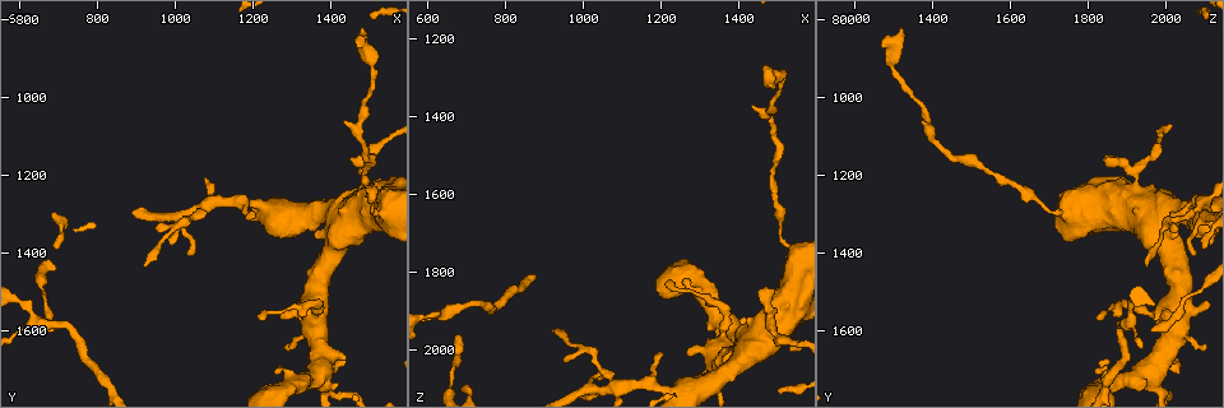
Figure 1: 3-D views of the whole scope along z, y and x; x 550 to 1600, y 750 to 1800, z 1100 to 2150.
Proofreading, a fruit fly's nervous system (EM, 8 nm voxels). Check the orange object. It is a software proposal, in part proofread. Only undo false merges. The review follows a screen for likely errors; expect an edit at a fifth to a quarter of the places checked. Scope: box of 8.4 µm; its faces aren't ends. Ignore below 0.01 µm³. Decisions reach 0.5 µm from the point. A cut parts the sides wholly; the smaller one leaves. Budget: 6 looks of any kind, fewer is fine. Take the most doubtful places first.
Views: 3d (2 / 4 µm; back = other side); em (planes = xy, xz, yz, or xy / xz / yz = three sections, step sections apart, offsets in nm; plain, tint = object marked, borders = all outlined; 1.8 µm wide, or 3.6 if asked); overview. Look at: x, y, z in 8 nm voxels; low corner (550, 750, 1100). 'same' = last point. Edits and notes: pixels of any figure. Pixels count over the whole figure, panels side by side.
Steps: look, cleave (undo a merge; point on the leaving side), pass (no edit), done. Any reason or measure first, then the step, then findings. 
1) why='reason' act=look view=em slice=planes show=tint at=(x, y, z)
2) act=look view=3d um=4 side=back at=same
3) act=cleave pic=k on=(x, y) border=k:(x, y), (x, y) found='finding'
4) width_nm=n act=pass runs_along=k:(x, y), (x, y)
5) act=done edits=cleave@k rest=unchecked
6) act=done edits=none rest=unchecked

act=look view=3d um=4 at=(1430, 1295, 2010)

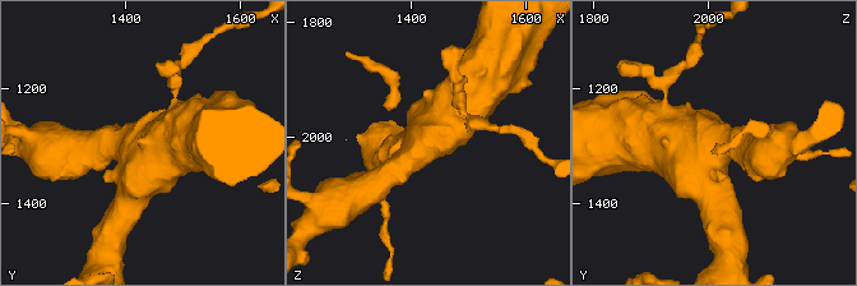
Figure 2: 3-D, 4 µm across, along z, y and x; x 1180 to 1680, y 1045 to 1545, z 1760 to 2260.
act=look view=em um=3.6 slice=xy step=4 show=tint at=(1440, 1295, 2005)

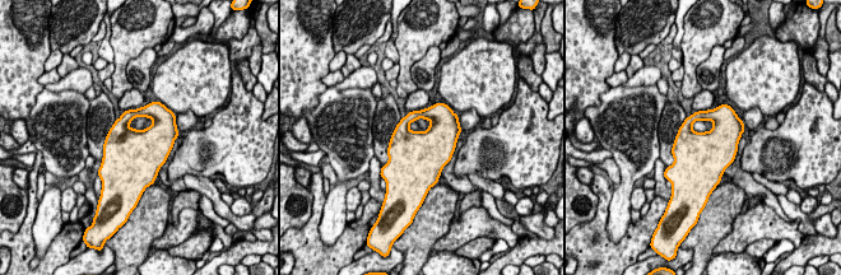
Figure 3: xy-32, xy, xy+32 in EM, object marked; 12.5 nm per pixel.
act=pass found='continuous, no second neuron'

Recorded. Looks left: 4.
act=look view=em slice=xy step=8 show=tint at=(1380, 1740, 1970)

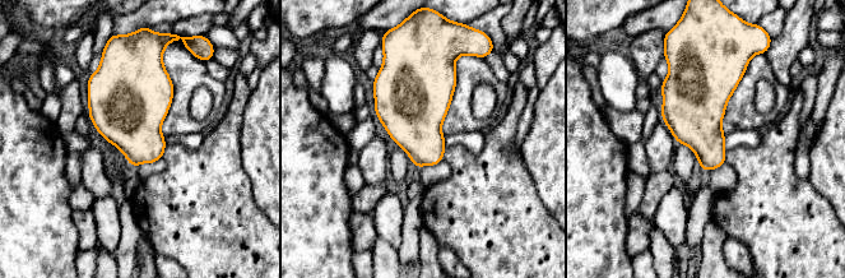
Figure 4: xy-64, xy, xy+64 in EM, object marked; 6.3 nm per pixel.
why='another direction' act=look view=em slice=xz step=16 show=tint at=same

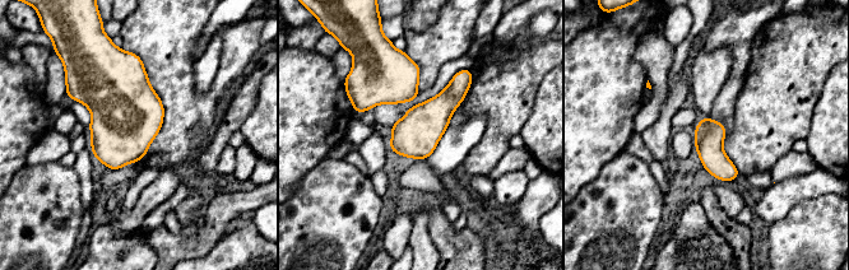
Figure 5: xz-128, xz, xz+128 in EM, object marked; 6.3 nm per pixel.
act=pass found='continuous, no second neuron'

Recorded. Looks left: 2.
act=look view=3d um=2 at=(1080, 1285, 2100)

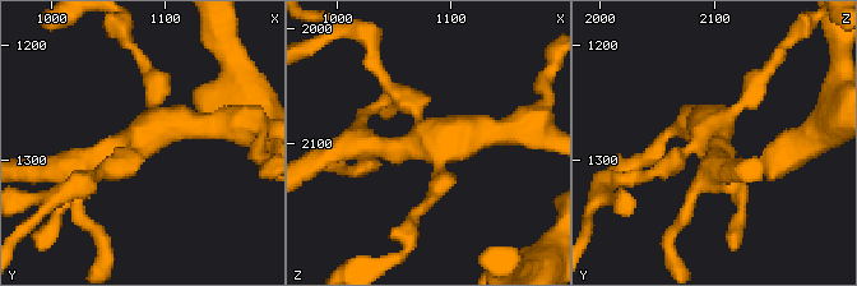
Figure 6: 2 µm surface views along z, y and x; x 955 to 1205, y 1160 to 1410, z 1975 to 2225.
act=look view=em slice=planes show=borders at=(1080, 1282, 2094)

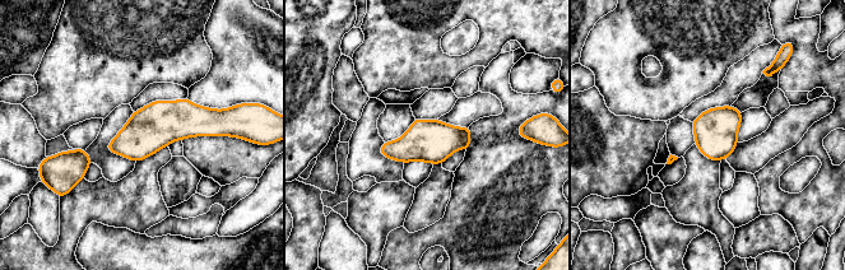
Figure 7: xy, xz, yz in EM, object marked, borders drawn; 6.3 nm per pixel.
width_nm=280 act=pass found='continuous, no second neuron'

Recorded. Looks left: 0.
act=done edits=none rest=unchecked

